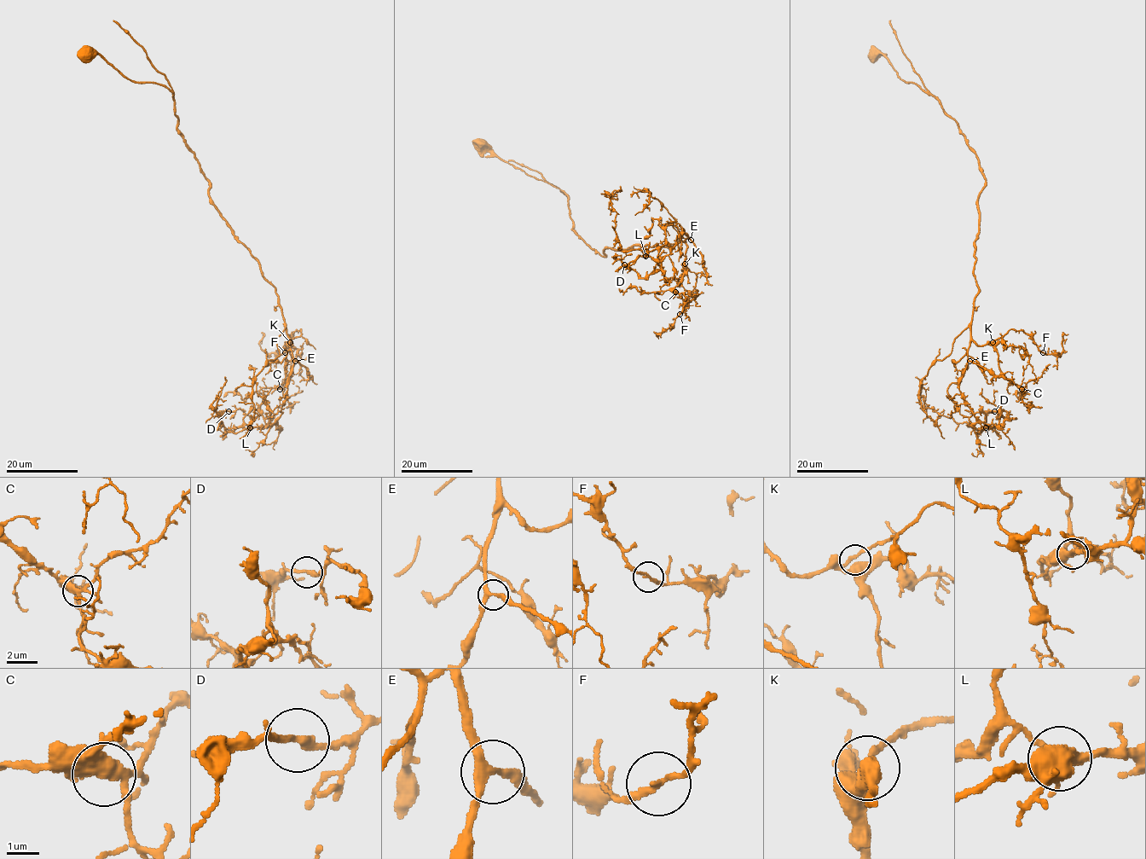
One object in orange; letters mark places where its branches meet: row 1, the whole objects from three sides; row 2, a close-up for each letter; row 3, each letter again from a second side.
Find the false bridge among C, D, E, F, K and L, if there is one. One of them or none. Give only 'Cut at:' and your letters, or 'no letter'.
Cut at: no letter

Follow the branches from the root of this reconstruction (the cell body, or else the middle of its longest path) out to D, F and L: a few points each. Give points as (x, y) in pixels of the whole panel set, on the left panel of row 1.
D: (85, 55), (173, 94), (177, 131), (211, 203), (274, 287), (293, 359), (281, 414), (266, 426), (228, 411)
F: (85, 55), (173, 94), (177, 131), (211, 203), (274, 287), (291, 345), (300, 329), (284, 353)
L: (85, 55), (173, 94), (177, 131), (211, 203), (274, 287), (293, 364), (281, 414), (250, 427)

